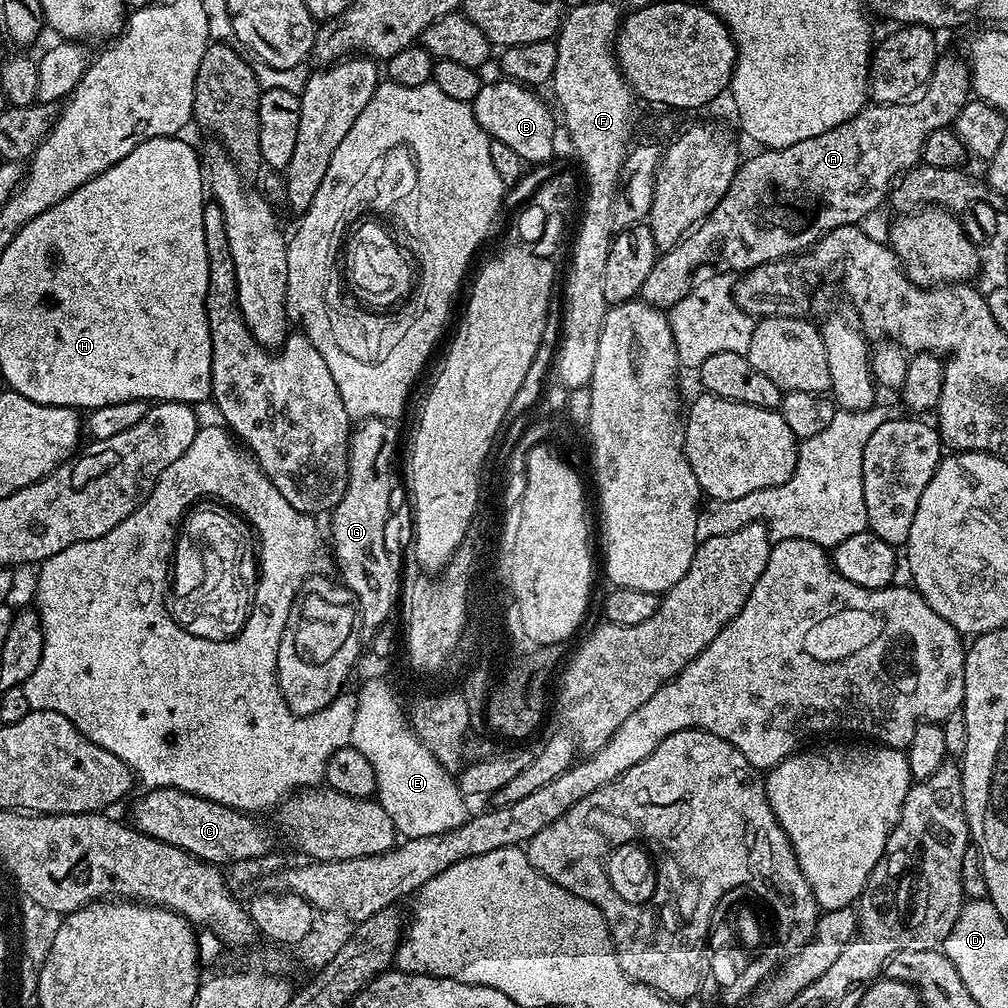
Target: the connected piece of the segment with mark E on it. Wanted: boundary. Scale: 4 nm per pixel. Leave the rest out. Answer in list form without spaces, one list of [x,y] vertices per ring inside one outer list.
[[[368,680],[358,688],[356,701],[358,714],[354,714],[351,747],[357,748],[374,768],[375,799],[390,814],[397,833],[404,838],[422,838],[462,826],[470,816],[469,801],[453,773],[420,743],[395,690],[384,680]]]

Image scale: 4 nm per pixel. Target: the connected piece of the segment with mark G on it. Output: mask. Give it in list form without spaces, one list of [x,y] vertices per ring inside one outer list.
[[[365,420],[351,429],[348,442],[348,485],[330,513],[332,519],[332,552],[336,555],[339,579],[345,588],[351,590],[358,609],[358,623],[361,641],[371,641],[372,635],[393,615],[398,604],[400,572],[388,553],[388,540],[384,531],[388,528],[388,511],[392,508],[392,487],[396,480],[392,477],[392,459],[396,456],[395,423],[386,420]]]

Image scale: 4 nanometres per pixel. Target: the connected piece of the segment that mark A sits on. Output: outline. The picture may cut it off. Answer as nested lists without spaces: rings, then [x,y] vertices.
[[[941,55],[937,59],[934,67],[932,67],[932,77],[924,85],[922,95],[919,98],[909,99],[903,104],[869,103],[857,116],[850,118],[846,122],[842,122],[838,126],[834,126],[834,130],[826,130],[826,134],[818,134],[814,138],[806,138],[806,142],[794,142],[794,146],[757,151],[757,156],[752,156],[749,160],[747,157],[741,163],[739,170],[734,174],[734,182],[730,182],[730,190],[726,190],[722,202],[718,202],[718,206],[714,206],[714,210],[708,217],[700,221],[688,235],[683,236],[672,248],[661,251],[657,255],[654,266],[650,269],[650,275],[646,278],[646,282],[642,282],[639,299],[643,300],[645,304],[653,304],[655,308],[669,310],[676,303],[681,302],[682,298],[690,294],[692,288],[700,283],[701,280],[710,279],[716,273],[743,274],[749,272],[751,268],[757,268],[758,266],[769,264],[775,260],[795,257],[797,254],[803,253],[805,250],[811,248],[813,244],[818,243],[830,230],[834,230],[843,224],[860,224],[863,221],[863,216],[870,215],[883,200],[885,203],[886,197],[890,192],[890,185],[893,181],[901,174],[907,172],[908,169],[915,168],[921,163],[924,155],[924,143],[928,135],[939,128],[955,125],[956,116],[962,110],[962,106],[967,104],[970,99],[971,86],[972,77],[968,71],[967,63],[961,57],[959,60],[956,56]]]

